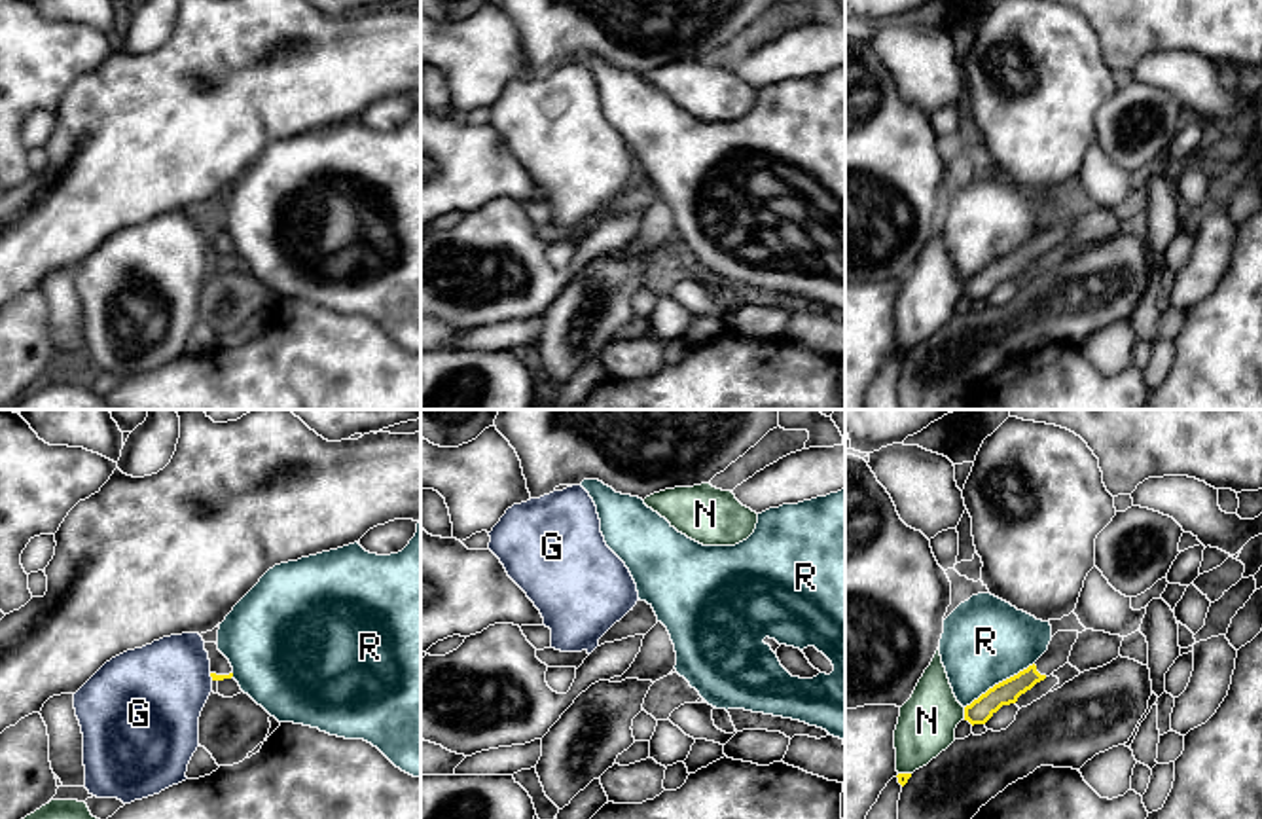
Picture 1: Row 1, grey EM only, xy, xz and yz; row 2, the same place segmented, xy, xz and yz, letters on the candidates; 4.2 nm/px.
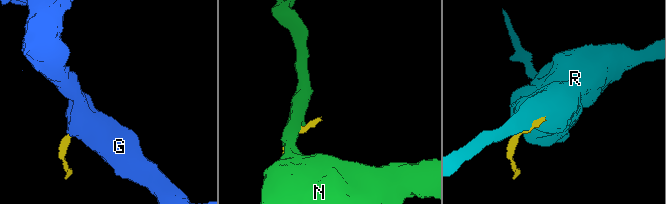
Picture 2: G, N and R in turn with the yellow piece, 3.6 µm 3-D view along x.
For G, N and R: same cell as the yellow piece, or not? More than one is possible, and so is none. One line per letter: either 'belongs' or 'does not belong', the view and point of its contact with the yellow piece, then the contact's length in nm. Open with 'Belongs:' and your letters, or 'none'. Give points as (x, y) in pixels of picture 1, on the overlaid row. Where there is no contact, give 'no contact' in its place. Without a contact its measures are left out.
Belongs: none
G: does not belong; contact xy (211, 675); length 40 nm
N: does not belong; contact yz (965, 713); length 50 nm
R: does not belong; contact yz (999, 683); length 360 nm

